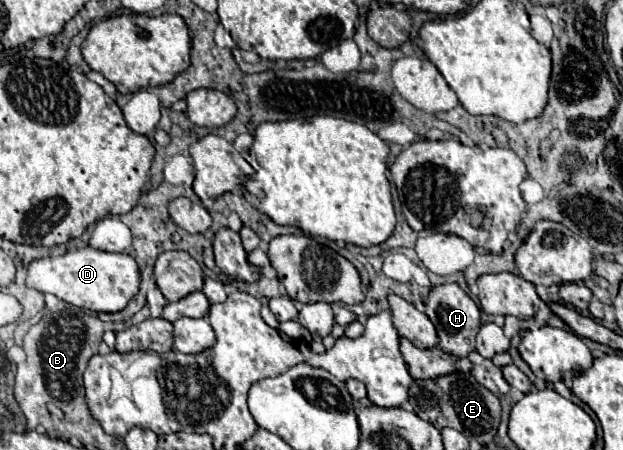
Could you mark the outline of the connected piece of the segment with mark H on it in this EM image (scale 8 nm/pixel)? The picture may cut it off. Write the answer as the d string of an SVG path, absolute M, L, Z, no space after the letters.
M442 284L430 290L426 300L426 316L438 332L438 346L454 356L468 356L474 350L474 338L480 328L480 310L474 300L458 284Z

